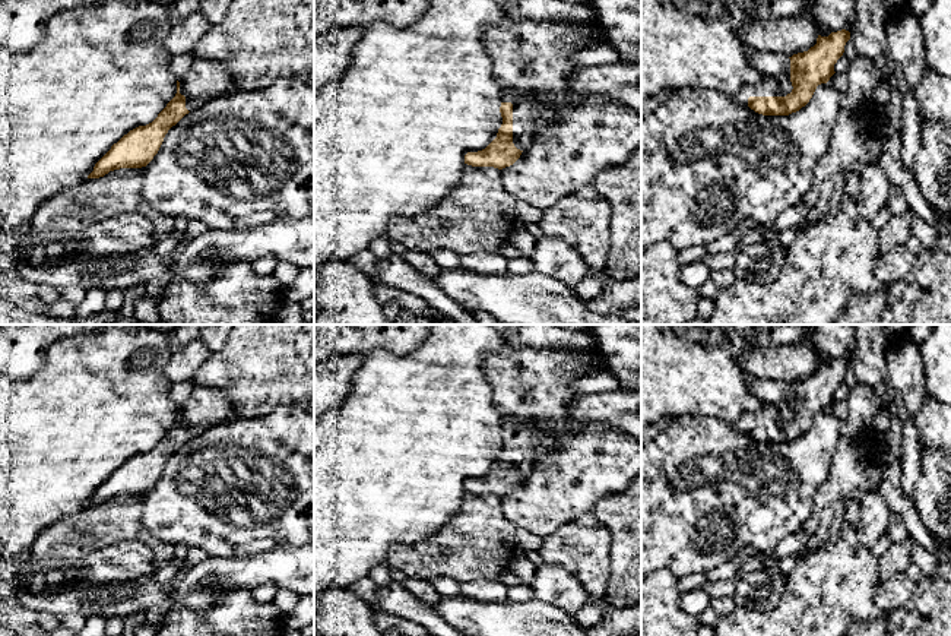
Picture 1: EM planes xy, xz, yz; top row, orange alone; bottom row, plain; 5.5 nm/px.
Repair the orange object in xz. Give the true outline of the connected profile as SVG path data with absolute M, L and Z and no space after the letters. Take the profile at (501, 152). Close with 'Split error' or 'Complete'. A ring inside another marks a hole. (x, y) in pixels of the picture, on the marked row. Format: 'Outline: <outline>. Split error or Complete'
Outline: M505 92L500 107L503 124L497 137L482 151L467 152L465 164L503 170L513 165L532 143L535 133L557 124L565 110L548 94Z. Split error

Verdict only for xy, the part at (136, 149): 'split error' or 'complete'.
split error

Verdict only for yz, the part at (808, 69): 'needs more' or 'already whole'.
needs more

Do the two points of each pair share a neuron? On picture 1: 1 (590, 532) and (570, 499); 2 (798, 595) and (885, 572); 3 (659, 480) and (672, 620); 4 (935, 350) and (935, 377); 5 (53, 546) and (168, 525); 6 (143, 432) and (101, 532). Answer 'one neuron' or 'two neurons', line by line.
1: two neurons
2: two neurons
3: two neurons
4: one neuron
5: two neurons
6: two neurons

